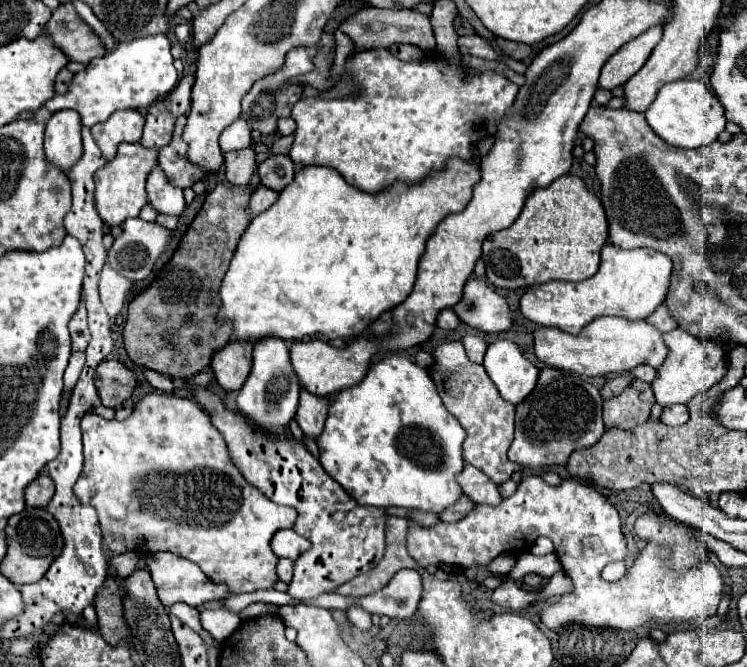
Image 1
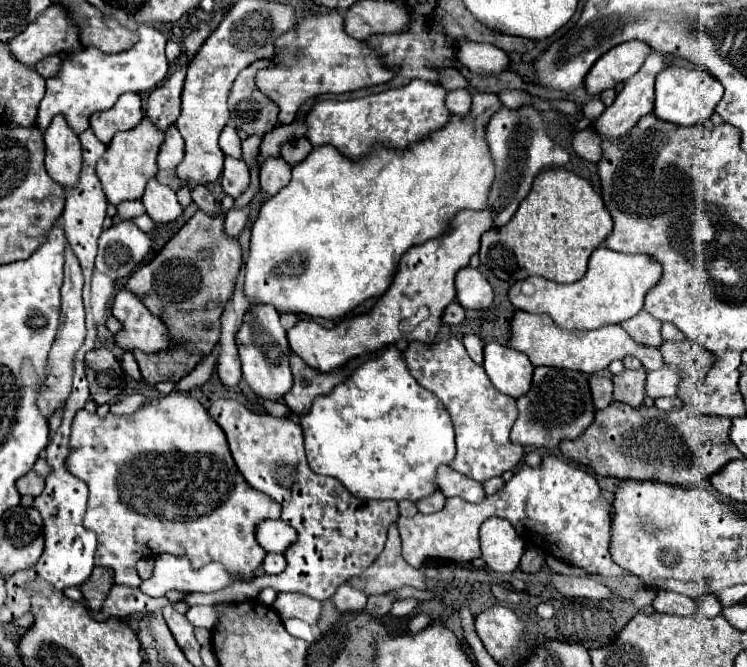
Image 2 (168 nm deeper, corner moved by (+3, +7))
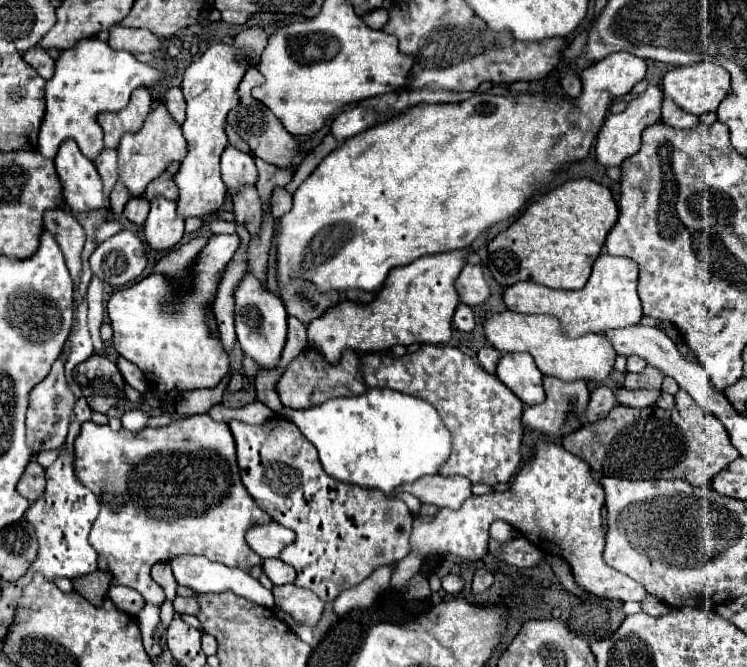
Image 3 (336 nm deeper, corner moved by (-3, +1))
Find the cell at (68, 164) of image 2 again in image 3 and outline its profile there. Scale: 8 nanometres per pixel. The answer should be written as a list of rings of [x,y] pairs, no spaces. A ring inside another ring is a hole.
[[[73,139],[61,143],[59,153],[55,157],[57,175],[63,187],[65,205],[83,213],[87,209],[99,209],[103,205],[103,183],[93,165],[77,147]]]

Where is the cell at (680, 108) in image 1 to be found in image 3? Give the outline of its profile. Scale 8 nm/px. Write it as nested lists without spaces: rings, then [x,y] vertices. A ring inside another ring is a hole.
[[[709,61],[675,67],[675,69],[667,71],[663,77],[665,95],[671,97],[681,109],[685,109],[687,113],[693,113],[693,115],[703,115],[703,113],[715,111],[719,107],[719,103],[725,99],[725,95],[729,93],[729,89],[731,89],[731,75],[727,73],[727,69],[723,69],[721,65],[709,63]]]

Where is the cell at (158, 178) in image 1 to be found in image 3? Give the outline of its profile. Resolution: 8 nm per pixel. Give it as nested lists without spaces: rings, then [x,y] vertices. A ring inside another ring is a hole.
[[[165,197],[151,201],[149,217],[143,225],[145,241],[155,251],[167,251],[183,239],[183,219],[177,215],[177,203]]]

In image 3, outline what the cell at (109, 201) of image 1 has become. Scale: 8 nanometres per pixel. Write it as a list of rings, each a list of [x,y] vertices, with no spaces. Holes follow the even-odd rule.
[[[157,105],[153,111],[149,111],[145,125],[137,133],[125,133],[119,143],[119,181],[127,185],[131,195],[141,197],[145,187],[157,179],[165,167],[173,161],[181,161],[187,153],[185,137],[181,133],[181,125],[175,123],[171,113],[167,113],[165,105]]]

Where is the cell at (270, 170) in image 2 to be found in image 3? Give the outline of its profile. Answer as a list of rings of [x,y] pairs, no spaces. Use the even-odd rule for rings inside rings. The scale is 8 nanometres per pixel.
[[[277,187],[277,189],[271,193],[269,209],[271,209],[271,215],[273,215],[275,221],[279,221],[285,213],[289,213],[289,211],[291,211],[291,205],[293,205],[293,197],[291,197],[285,189]]]

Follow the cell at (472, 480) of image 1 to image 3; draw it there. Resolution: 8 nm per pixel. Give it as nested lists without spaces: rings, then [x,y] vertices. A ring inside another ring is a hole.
[[[427,475],[411,485],[403,485],[403,491],[419,497],[421,503],[435,505],[439,509],[459,509],[461,503],[471,497],[471,481],[467,481],[467,477]]]

